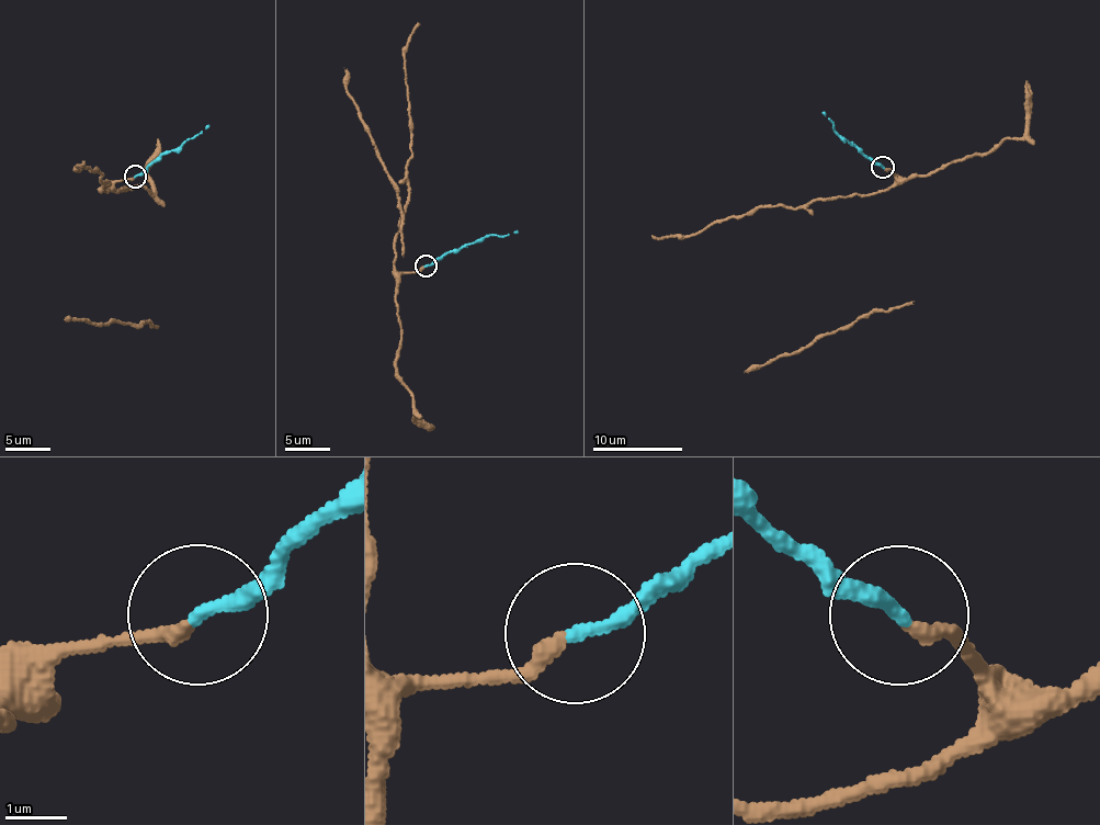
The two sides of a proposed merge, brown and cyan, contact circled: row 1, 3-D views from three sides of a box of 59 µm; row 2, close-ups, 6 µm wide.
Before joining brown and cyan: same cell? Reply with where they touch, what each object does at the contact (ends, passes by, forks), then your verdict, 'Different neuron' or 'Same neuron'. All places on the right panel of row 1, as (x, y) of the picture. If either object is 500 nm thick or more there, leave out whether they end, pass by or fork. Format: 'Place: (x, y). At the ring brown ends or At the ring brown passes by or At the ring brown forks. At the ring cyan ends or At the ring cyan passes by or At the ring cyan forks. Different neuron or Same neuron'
Place: (883, 167). At the ring brown ends. At the ring cyan ends. Same neuron

